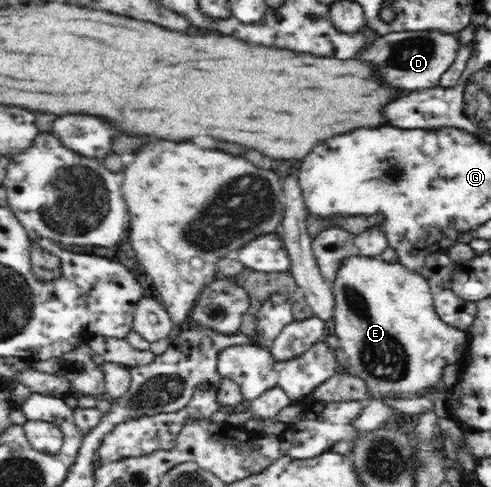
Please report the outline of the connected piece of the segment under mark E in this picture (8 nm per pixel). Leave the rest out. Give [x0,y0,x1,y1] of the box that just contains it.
[331,254,467,440]

